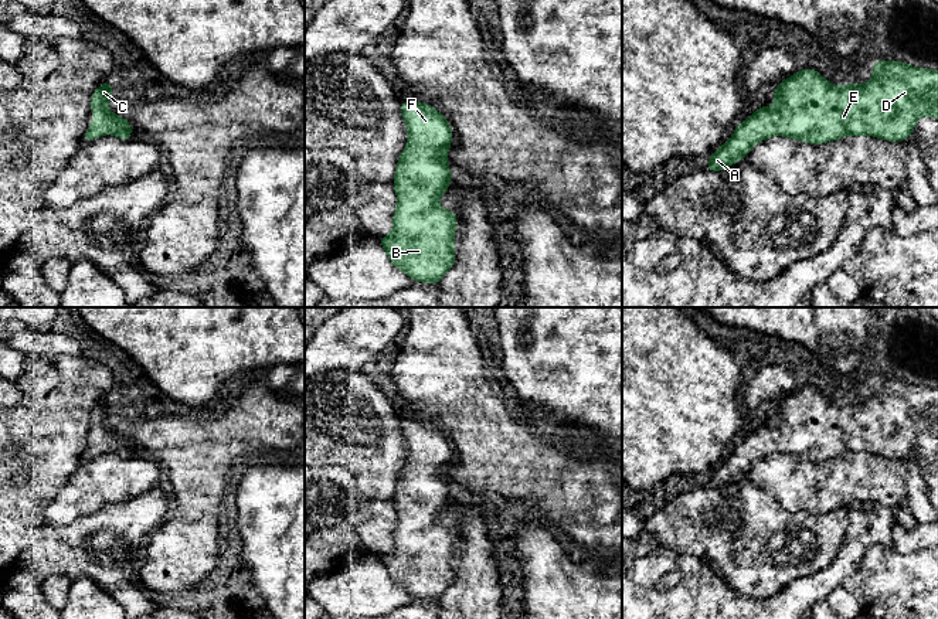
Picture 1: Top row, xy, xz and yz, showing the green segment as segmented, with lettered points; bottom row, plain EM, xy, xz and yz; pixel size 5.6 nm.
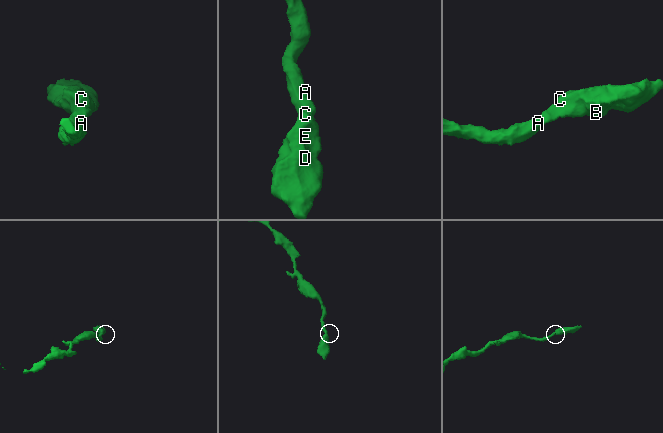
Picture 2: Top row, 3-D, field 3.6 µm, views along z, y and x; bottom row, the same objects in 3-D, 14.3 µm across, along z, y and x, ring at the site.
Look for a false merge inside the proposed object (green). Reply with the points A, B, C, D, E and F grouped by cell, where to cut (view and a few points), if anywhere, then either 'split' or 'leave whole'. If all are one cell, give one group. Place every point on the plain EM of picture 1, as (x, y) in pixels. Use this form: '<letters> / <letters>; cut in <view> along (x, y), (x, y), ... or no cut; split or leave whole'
A B C D E F; no cut; leave whole

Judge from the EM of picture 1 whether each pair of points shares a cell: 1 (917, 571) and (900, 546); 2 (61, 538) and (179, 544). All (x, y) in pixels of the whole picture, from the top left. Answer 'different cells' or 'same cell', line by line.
1: different cells
2: different cells

